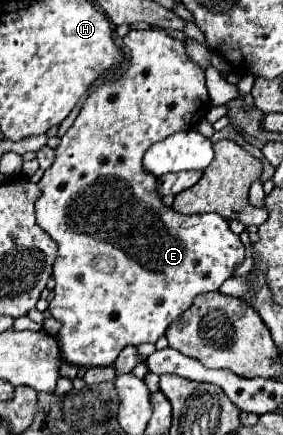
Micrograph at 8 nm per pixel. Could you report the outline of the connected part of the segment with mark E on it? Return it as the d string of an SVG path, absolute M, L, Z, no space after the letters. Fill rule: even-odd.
M131 29L123 37L123 47L129 55L125 73L121 73L117 79L105 81L103 85L95 87L95 91L87 97L87 101L85 101L79 117L75 119L73 127L61 137L61 145L55 149L55 163L45 171L43 179L39 181L39 187L41 187L43 195L35 203L37 205L37 223L51 235L51 239L59 247L59 255L57 255L55 265L53 265L53 279L55 279L53 293L55 293L55 297L49 303L49 311L53 313L53 317L57 321L63 323L61 331L57 333L57 339L61 343L61 353L63 353L65 361L69 361L73 365L79 365L79 367L113 365L123 347L155 343L159 337L165 335L165 329L171 325L171 321L175 321L183 311L189 309L195 295L207 293L207 291L219 291L223 281L227 281L231 277L233 269L237 265L241 265L243 257L245 257L245 247L243 247L239 235L235 235L229 229L227 221L221 215L217 215L217 213L179 215L171 207L165 207L161 203L159 193L157 193L157 177L153 177L153 173L143 169L143 155L153 143L161 141L161 139L165 139L165 137L169 137L177 131L187 131L187 129L195 127L209 113L211 101L209 101L207 87L205 87L205 69L201 69L197 63L193 63L189 59L183 41L171 37L163 29L147 29L147 31Z

